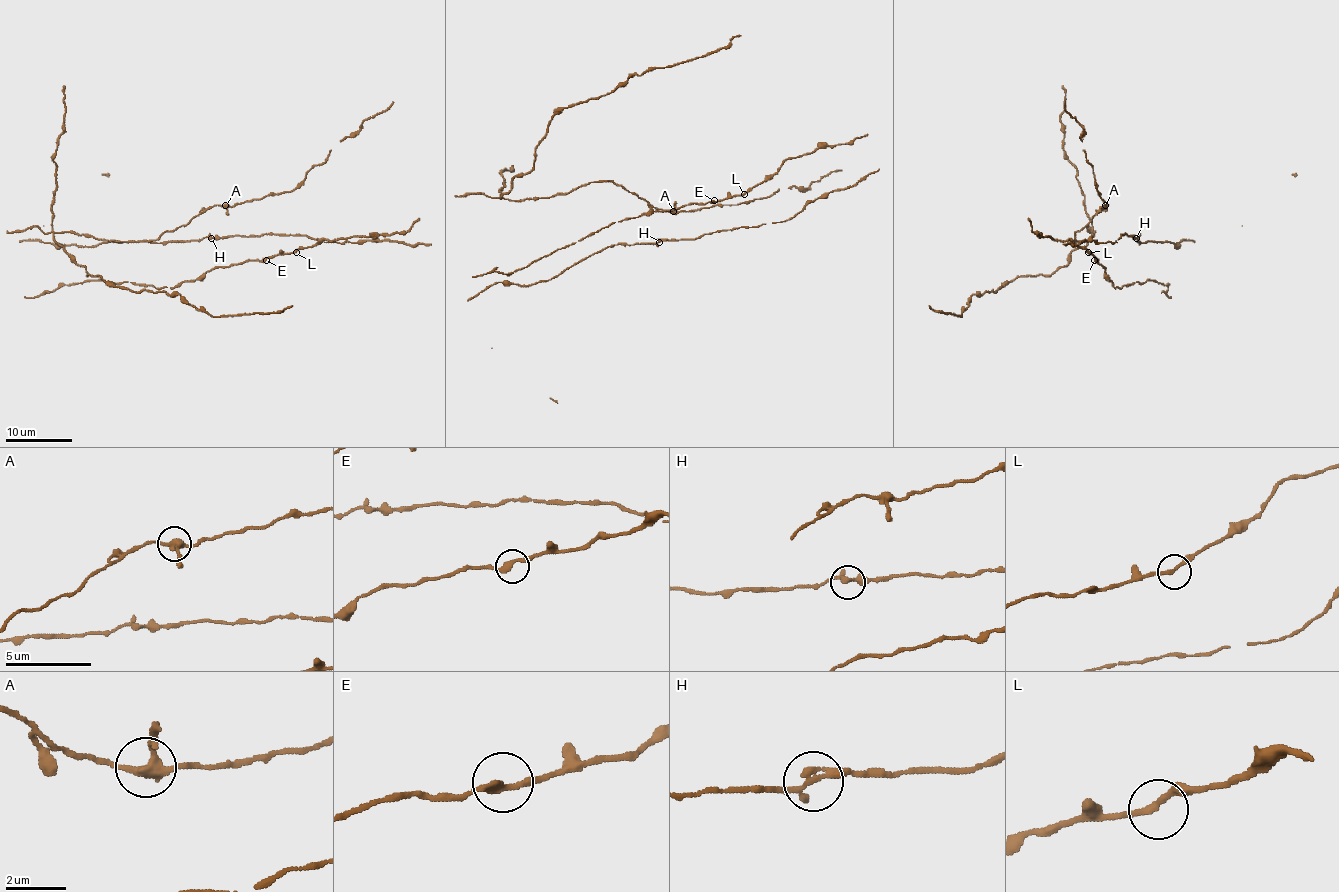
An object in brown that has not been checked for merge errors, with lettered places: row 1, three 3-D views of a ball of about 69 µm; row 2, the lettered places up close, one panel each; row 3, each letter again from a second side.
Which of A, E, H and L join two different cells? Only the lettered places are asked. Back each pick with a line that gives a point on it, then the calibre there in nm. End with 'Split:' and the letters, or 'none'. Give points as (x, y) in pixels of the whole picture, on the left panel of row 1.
Split: none

